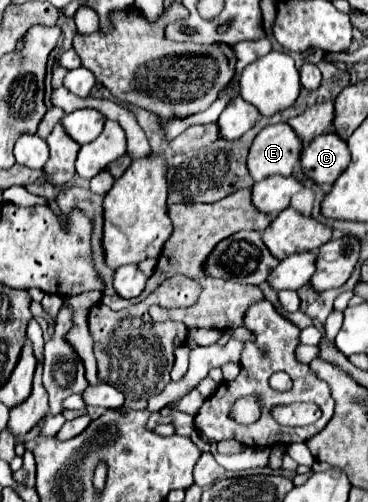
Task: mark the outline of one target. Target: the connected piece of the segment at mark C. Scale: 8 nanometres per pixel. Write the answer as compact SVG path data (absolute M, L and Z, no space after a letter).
M335 132L317 136L301 154L303 172L317 184L333 184L347 170L349 162L349 146Z

